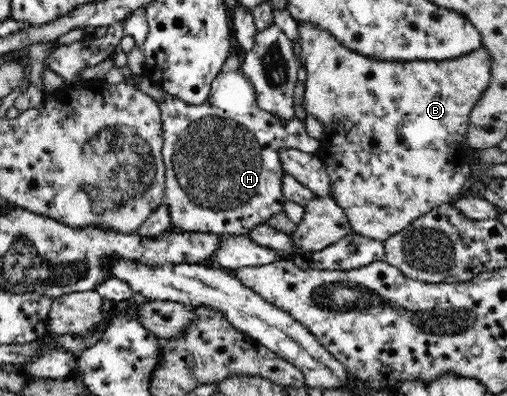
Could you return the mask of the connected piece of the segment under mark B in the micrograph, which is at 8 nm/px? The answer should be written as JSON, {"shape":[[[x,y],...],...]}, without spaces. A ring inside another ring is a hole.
{"shape":[[[297,22],[300,34],[300,47],[303,64],[306,67],[307,78],[304,82],[305,90],[303,94],[303,108],[307,117],[313,117],[321,122],[324,127],[324,137],[322,139],[322,150],[318,157],[327,170],[331,179],[331,198],[337,201],[337,205],[345,211],[345,216],[351,223],[352,233],[368,237],[375,241],[384,242],[393,234],[397,234],[403,228],[407,228],[413,220],[423,216],[429,210],[441,206],[445,203],[453,203],[459,197],[459,192],[465,186],[467,176],[463,174],[463,166],[469,165],[470,146],[466,137],[468,134],[469,118],[471,112],[481,95],[491,80],[491,55],[485,47],[481,46],[477,50],[469,51],[463,56],[447,60],[414,60],[414,61],[387,61],[373,60],[368,56],[363,56],[358,52],[353,52],[345,48],[330,32],[321,30],[314,24],[308,22]]]}

